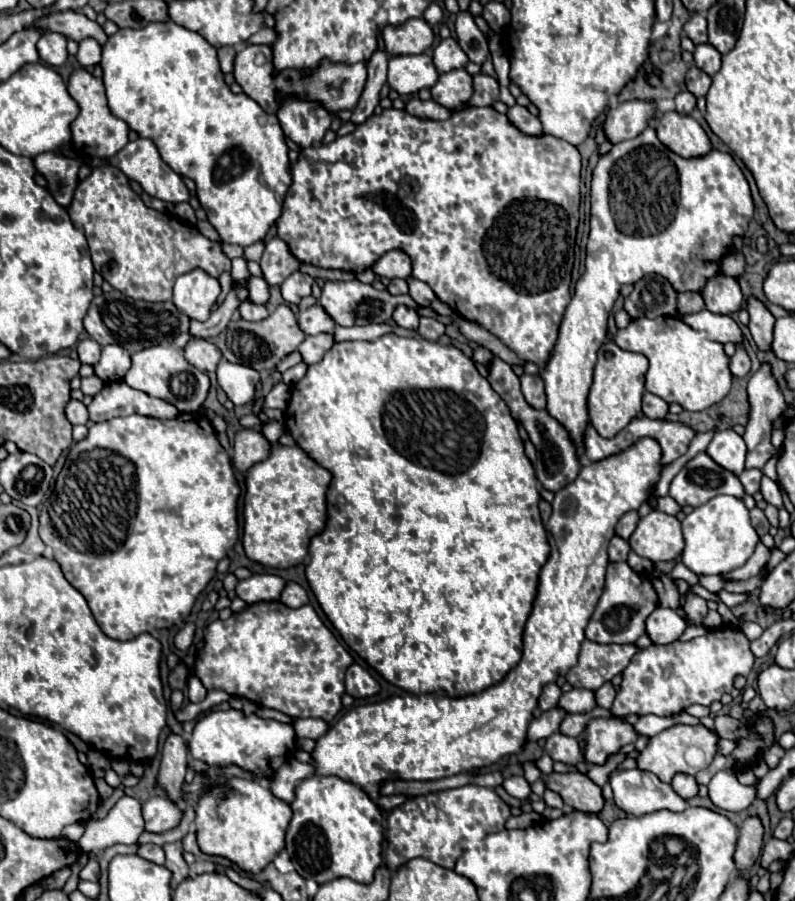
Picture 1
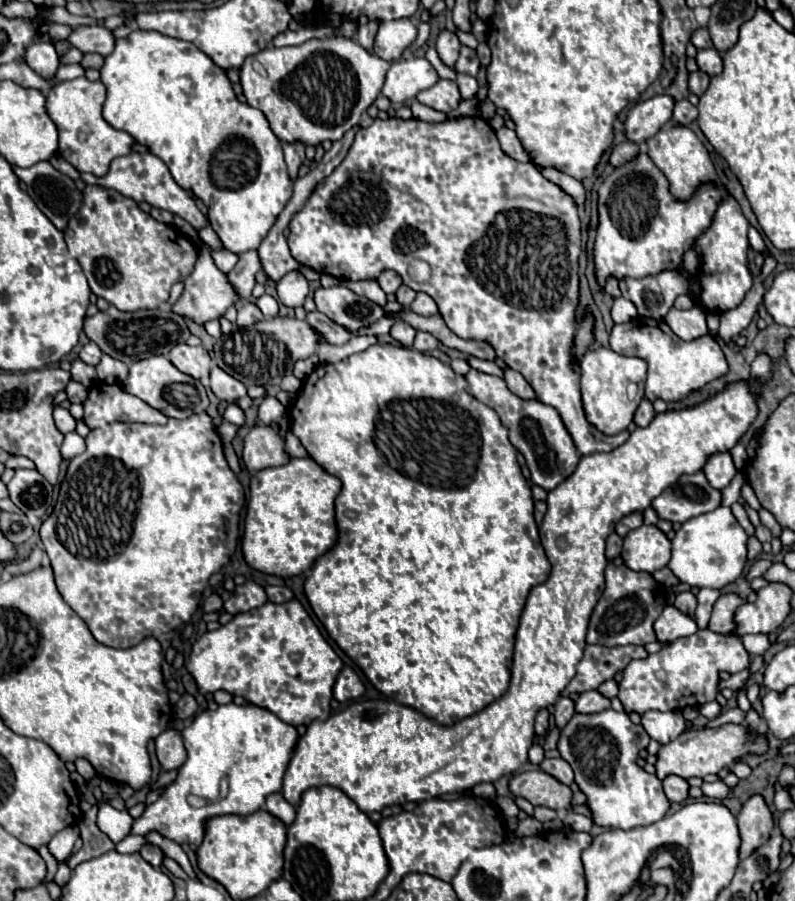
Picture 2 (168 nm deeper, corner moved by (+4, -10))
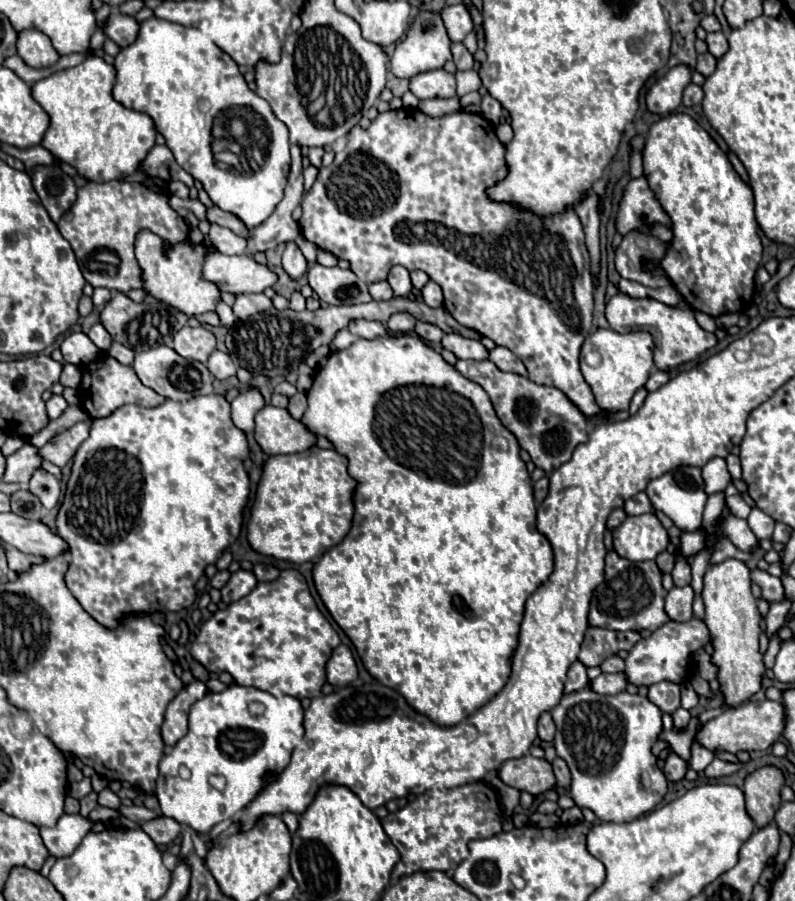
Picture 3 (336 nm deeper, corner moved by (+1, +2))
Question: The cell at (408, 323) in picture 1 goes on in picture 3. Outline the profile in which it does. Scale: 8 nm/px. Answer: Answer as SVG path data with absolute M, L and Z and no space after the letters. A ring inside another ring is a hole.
M398 312L390 316L388 330L394 334L414 334L414 324L416 324L414 316L408 316L406 312Z

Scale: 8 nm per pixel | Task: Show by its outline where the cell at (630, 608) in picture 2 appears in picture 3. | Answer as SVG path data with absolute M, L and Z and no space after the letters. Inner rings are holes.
M614 550L606 554L604 566L604 582L596 586L590 600L590 616L588 622L592 626L610 628L610 630L650 630L664 626L668 622L668 614L664 612L666 590L662 588L662 572L658 570L654 560L632 562L620 558Z

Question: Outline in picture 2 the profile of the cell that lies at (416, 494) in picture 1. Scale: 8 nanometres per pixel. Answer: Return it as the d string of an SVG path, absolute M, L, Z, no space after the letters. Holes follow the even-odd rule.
M375 344L365 352L351 354L337 364L317 366L303 380L295 402L289 406L289 418L291 432L305 446L309 456L327 474L343 482L343 488L335 498L337 542L331 550L315 560L311 576L305 580L307 600L315 616L325 626L327 634L353 662L361 666L361 670L377 690L381 690L385 696L397 696L397 702L415 708L417 712L437 720L439 724L459 722L461 718L467 718L483 710L487 704L495 702L507 690L511 680L513 640L527 594L539 580L545 582L551 570L545 550L541 548L539 530L533 518L531 486L521 474L517 450L509 442L509 430L501 424L501 418L487 404L481 404L481 400L467 392L465 376L453 372L449 364L443 364L429 354L391 344Z

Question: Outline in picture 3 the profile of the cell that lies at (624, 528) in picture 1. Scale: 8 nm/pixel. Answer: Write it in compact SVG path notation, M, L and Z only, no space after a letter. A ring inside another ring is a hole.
M638 492L636 496L632 496L624 502L624 510L630 516L632 514L646 514L646 512L652 512L652 504L650 504L646 492Z

